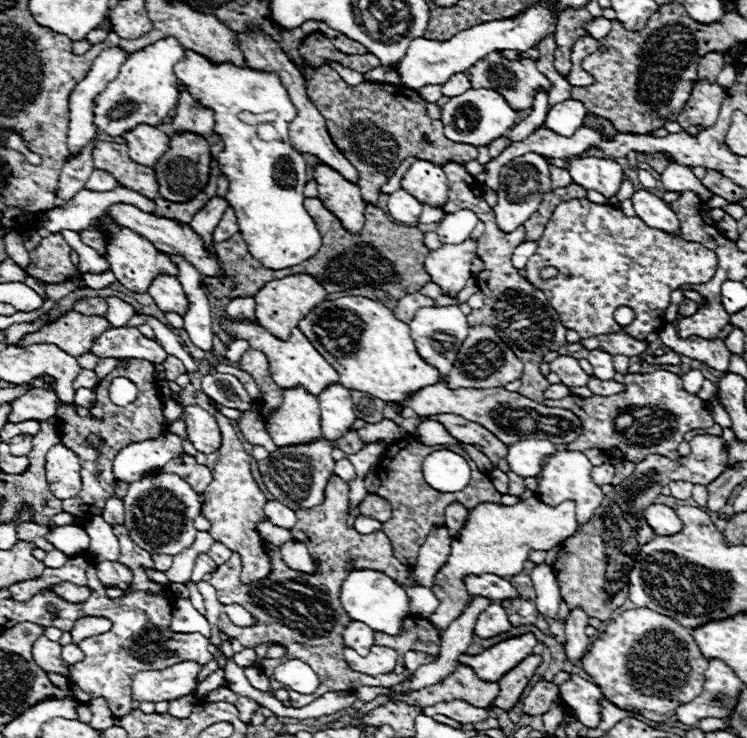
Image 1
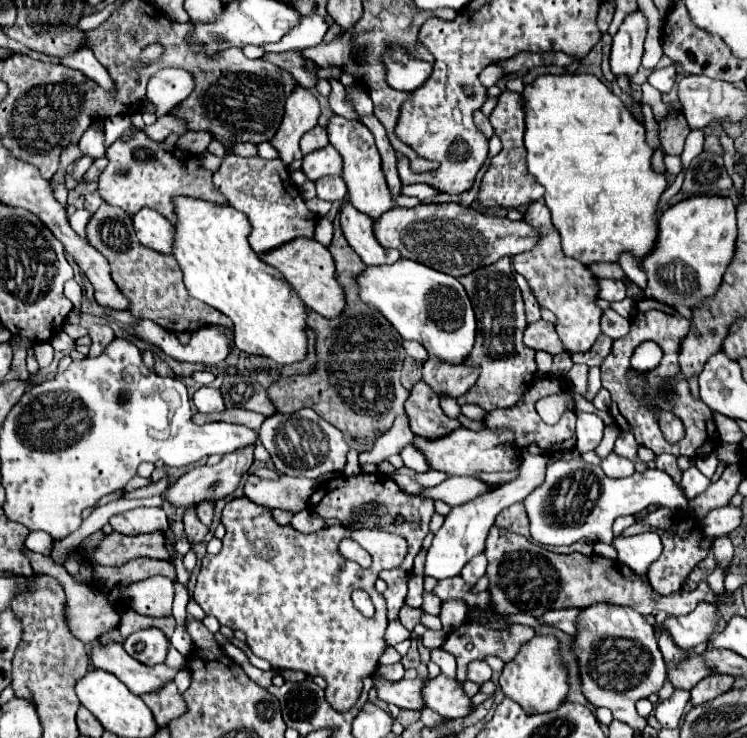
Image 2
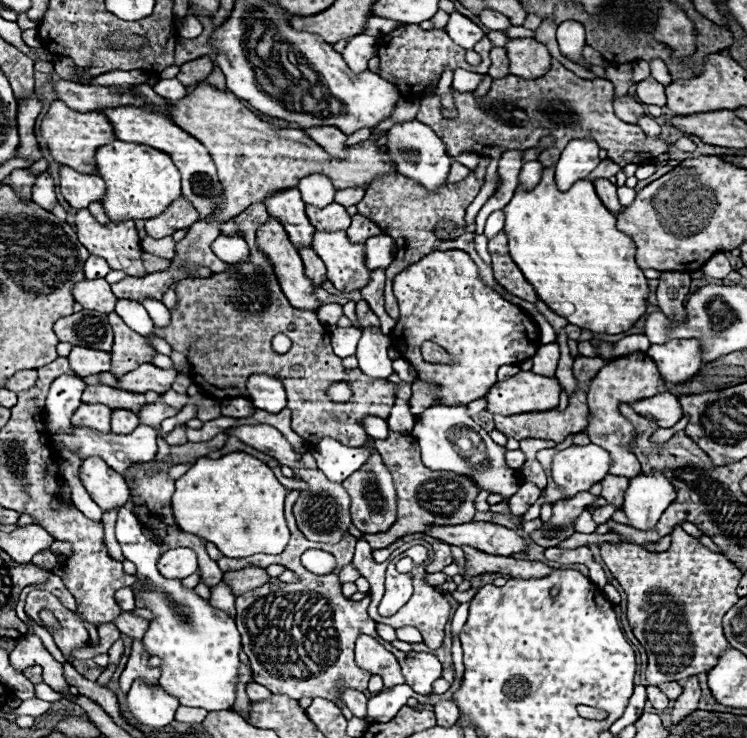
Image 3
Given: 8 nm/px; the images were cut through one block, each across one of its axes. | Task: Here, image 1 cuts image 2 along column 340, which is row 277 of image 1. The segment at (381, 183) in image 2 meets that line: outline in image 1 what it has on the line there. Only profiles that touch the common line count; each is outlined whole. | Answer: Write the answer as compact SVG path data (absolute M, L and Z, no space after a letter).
M116 224L104 228L108 230L110 234L110 242L108 242L108 252L106 252L106 258L112 266L112 272L114 276L118 278L120 284L124 284L128 290L132 292L148 292L152 280L158 276L158 274L168 274L168 276L178 276L178 266L170 260L168 254L156 250L152 246L152 242L148 242L144 236L140 234L134 234L132 230L126 230L126 228L120 228Z

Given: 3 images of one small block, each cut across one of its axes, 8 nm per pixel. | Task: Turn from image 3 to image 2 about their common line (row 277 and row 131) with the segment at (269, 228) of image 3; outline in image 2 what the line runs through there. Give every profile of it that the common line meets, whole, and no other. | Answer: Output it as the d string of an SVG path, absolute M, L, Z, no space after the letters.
M298 86L292 92L292 96L286 100L284 110L286 112L284 112L282 124L274 134L274 138L270 140L270 144L278 150L280 160L286 166L290 166L294 160L302 160L300 138L318 122L320 106L316 96L312 96L308 90Z

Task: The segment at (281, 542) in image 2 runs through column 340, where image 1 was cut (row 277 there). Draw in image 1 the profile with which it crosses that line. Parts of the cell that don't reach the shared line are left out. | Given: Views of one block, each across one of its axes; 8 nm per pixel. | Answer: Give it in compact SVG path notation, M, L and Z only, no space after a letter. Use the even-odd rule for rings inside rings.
M574 198L556 206L550 222L546 224L544 236L538 240L536 254L526 264L526 280L546 294L564 326L576 330L582 338L592 338L596 334L626 332L632 338L642 340L652 330L656 332L664 326L664 312L670 306L670 292L684 284L708 282L708 278L712 278L712 274L716 272L716 262L716 254L696 242L684 242L682 238L674 238L662 230L654 230L646 226L638 216L628 218L622 214L622 210L614 206L594 204L586 198ZM544 266L554 266L560 274L552 280L542 280L538 272ZM620 306L630 306L634 310L636 318L632 324L616 324L612 314Z

